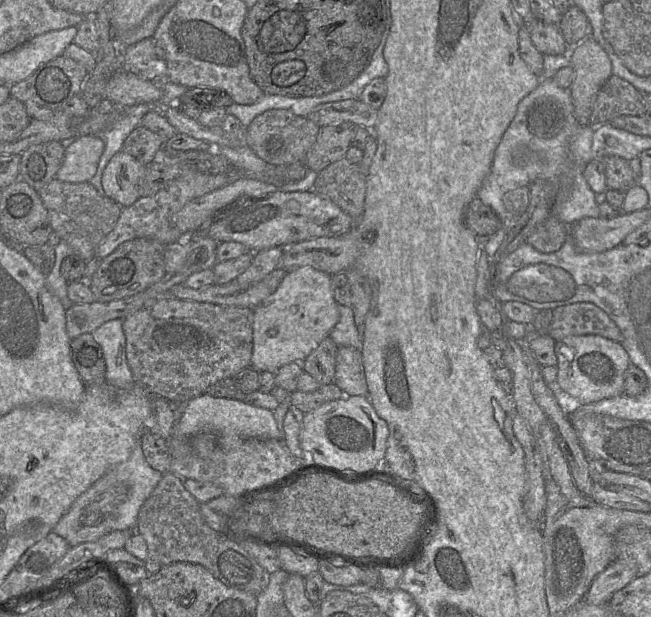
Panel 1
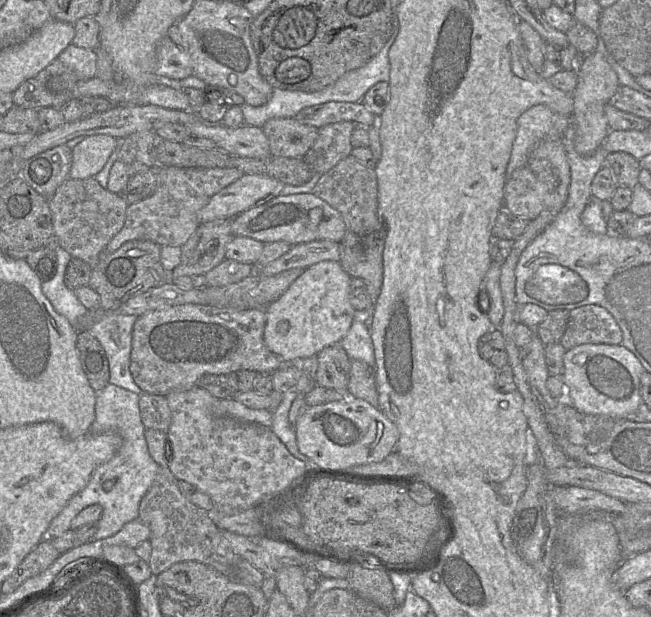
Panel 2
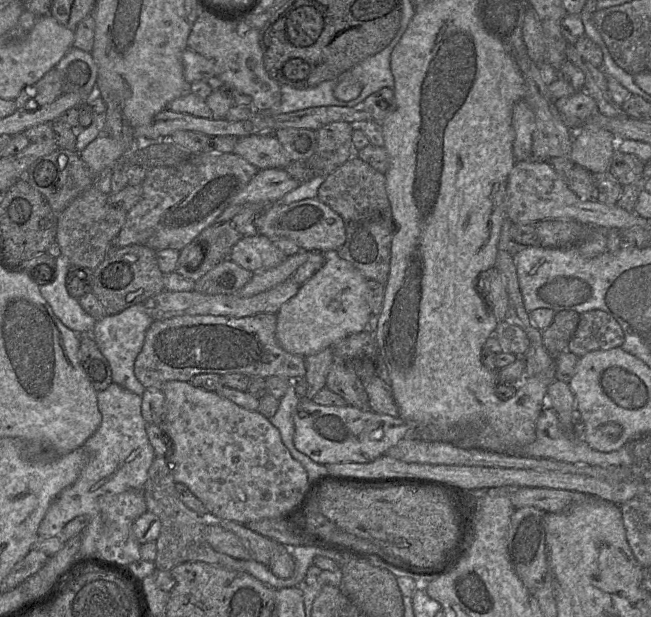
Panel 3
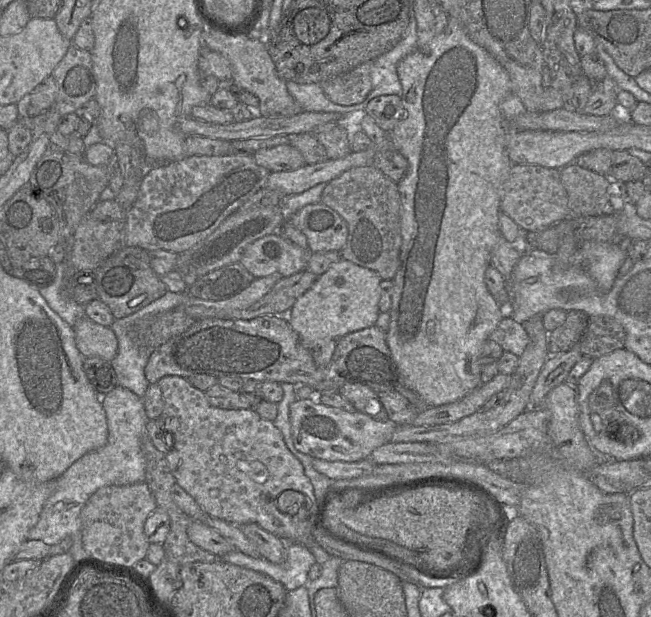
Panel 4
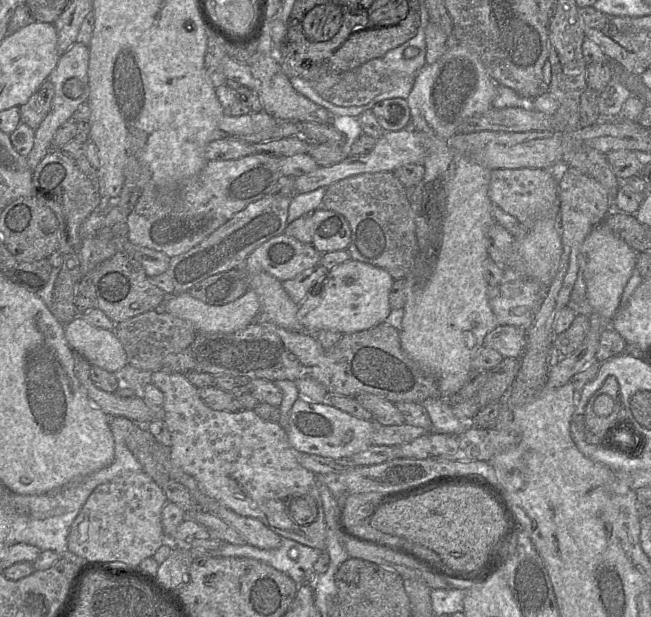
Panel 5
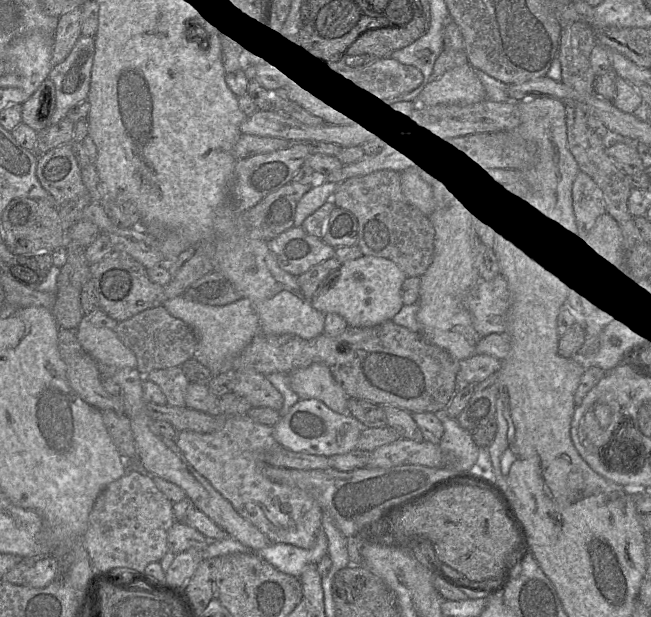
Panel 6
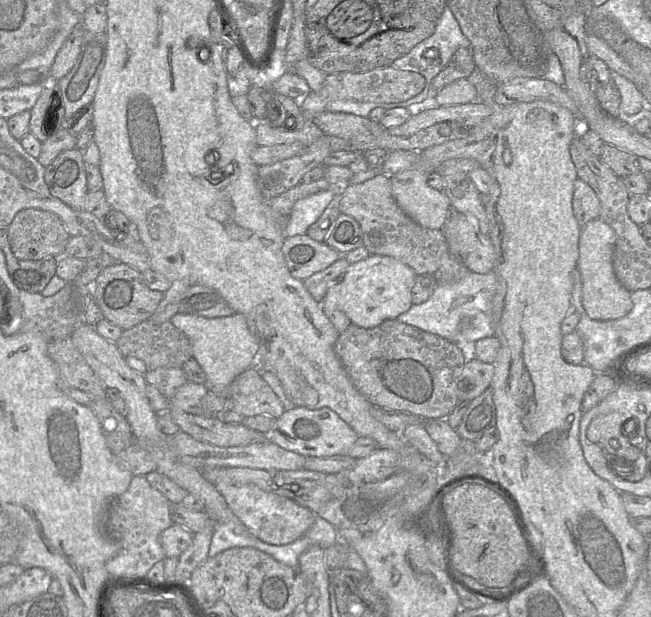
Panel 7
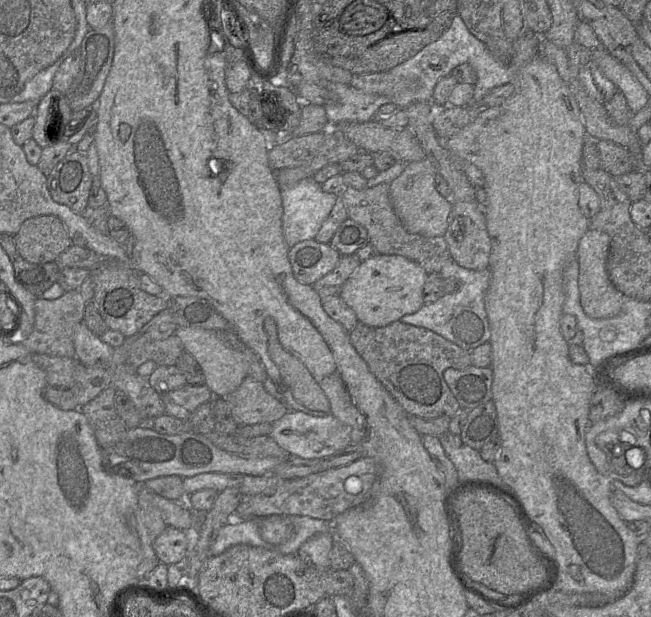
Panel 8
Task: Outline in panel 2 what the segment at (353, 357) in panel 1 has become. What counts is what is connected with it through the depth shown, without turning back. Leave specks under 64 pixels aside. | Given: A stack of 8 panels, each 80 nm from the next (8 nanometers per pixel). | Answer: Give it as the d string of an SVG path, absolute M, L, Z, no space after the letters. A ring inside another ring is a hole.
M351 360L346 394L350 398L362 399L373 407L378 407L378 391L374 369L362 361Z

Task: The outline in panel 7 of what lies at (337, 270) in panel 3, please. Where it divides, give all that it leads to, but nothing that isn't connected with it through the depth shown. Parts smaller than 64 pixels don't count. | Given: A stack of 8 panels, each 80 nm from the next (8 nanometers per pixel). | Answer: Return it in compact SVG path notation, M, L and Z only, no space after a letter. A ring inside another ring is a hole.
M370 254L350 264L347 271L327 291L319 302L322 307L344 312L353 325L374 328L408 311L413 305L411 290L417 274L406 264L391 256Z

